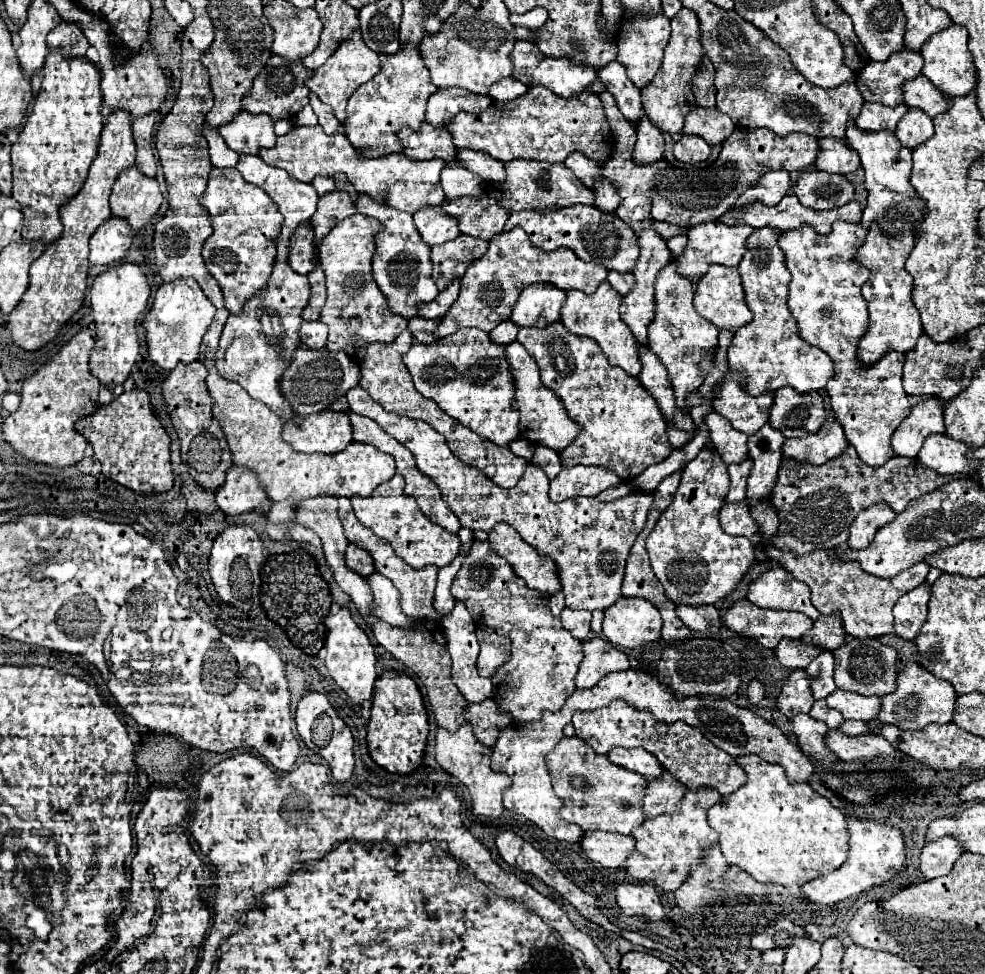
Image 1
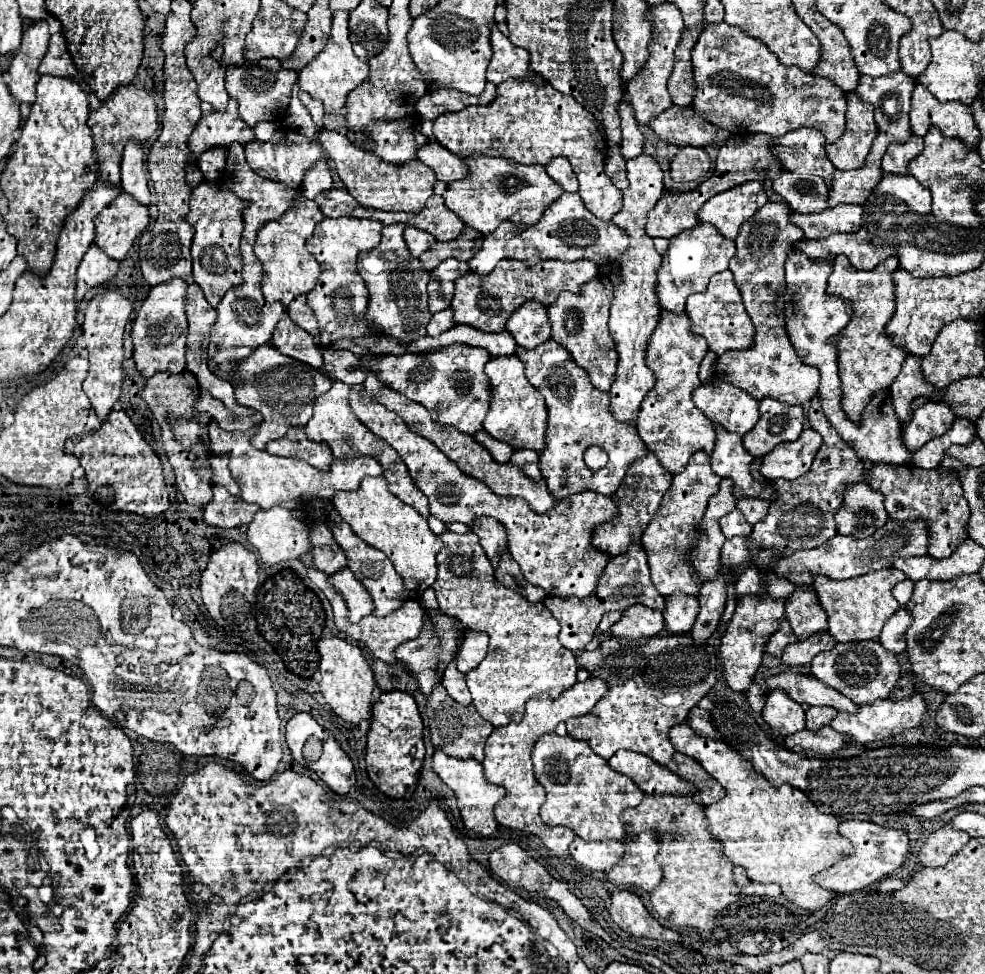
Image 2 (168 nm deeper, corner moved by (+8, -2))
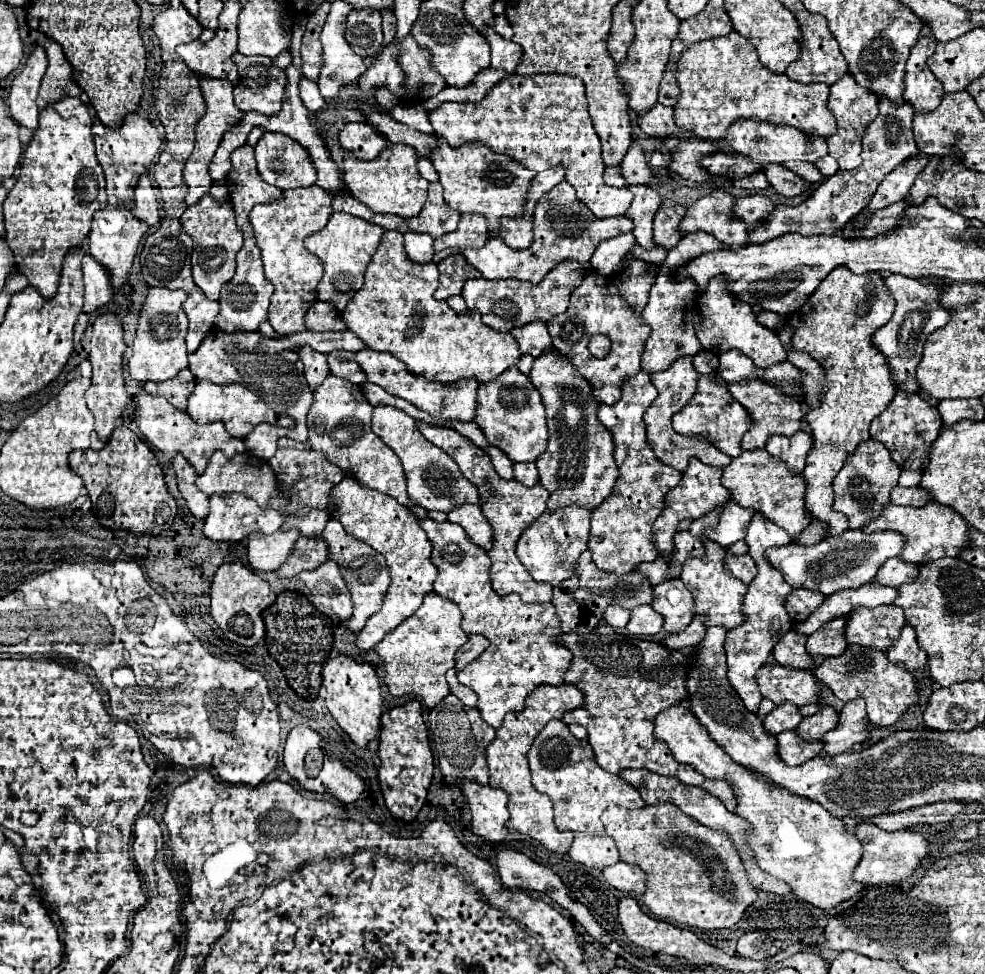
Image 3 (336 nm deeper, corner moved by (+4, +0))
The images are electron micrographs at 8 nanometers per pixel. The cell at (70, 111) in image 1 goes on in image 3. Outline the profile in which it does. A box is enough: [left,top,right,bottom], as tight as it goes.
[4,97,106,297]

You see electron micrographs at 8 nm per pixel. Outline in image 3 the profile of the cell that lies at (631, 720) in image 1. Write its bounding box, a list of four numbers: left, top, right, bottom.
[558,625,736,813]

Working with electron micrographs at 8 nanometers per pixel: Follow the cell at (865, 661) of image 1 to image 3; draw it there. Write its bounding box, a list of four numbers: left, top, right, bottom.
[814,645,918,727]

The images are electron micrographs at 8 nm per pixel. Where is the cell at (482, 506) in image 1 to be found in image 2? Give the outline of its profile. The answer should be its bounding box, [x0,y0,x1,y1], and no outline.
[348,385,618,601]

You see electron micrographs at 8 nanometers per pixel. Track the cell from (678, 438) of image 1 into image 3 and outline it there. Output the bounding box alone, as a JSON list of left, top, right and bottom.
[644,357,732,469]

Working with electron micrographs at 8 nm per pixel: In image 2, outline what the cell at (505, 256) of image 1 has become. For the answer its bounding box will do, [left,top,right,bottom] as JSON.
[452,259,598,333]

